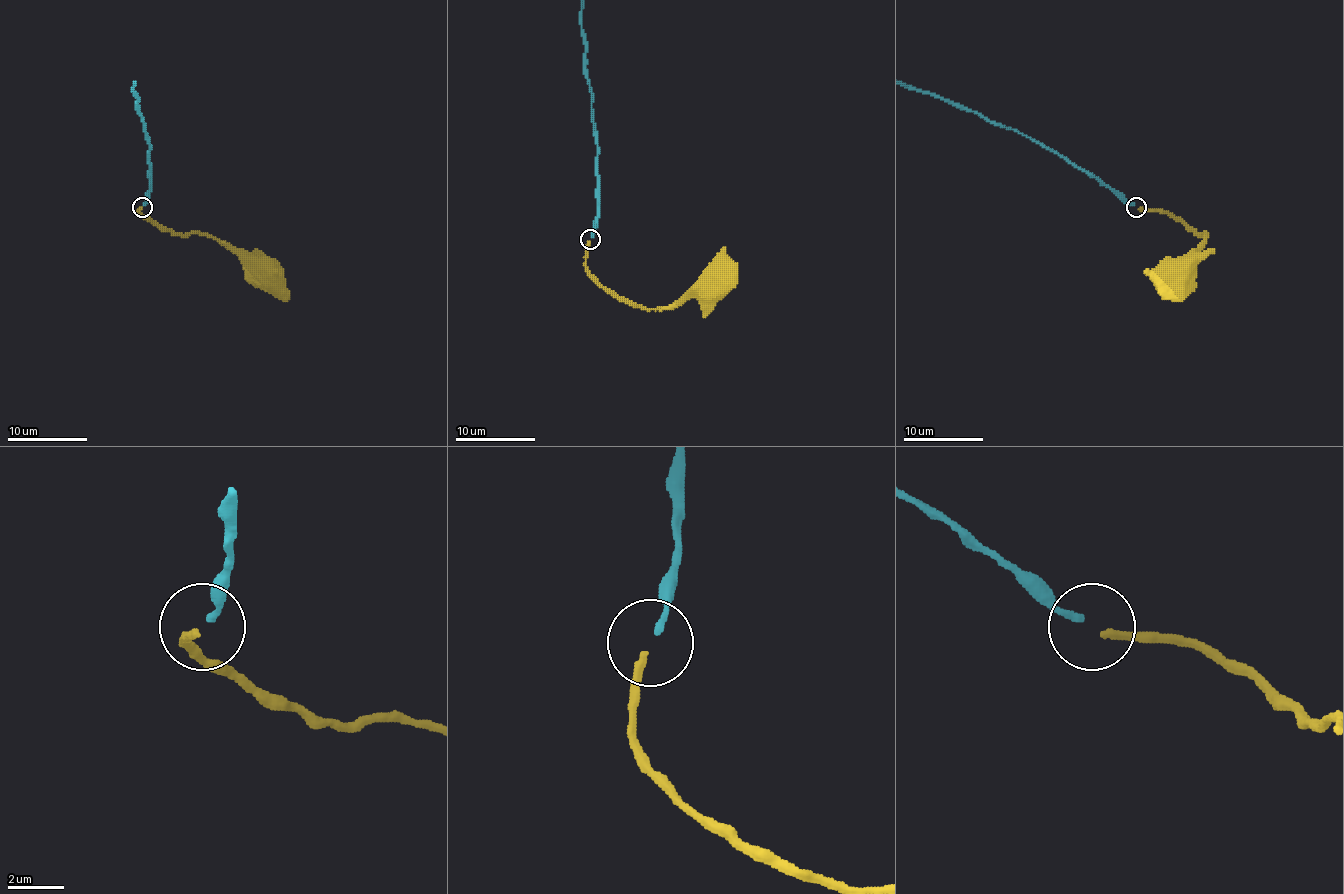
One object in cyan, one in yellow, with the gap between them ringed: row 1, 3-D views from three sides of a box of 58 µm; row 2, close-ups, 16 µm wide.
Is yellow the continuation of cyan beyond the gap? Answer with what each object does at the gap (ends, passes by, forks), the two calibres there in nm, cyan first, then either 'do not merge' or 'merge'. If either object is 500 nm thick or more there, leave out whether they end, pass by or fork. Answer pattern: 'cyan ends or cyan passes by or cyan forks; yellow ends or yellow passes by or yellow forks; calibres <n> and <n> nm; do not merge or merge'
cyan ends; yellow ends; calibres 240 and 280 nm; merge

